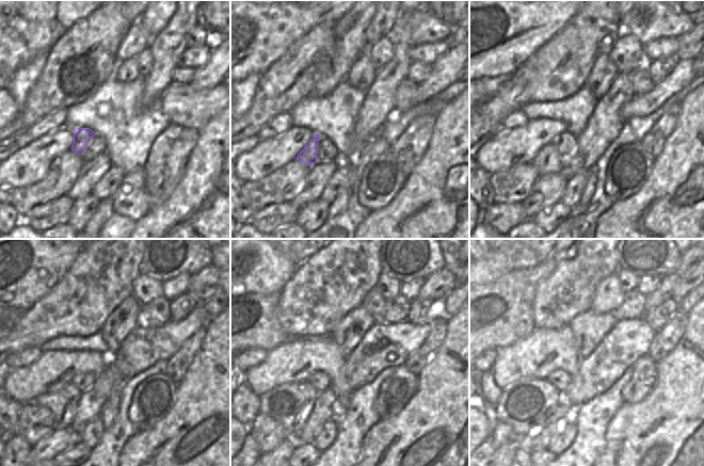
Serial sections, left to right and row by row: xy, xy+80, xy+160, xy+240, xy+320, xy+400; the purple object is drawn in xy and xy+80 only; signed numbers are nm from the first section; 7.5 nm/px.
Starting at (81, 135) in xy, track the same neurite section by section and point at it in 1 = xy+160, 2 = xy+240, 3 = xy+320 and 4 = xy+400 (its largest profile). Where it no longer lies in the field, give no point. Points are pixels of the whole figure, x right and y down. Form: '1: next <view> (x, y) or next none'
1: next xy+160 (547, 161)
2: next xy+240 (62, 403)
3: next xy+320 (290, 404)
4: next xy+400 (525, 406)

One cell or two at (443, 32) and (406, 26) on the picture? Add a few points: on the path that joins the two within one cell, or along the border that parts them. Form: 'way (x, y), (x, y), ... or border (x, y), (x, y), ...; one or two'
way (434, 31), (424, 27), (415, 27); one

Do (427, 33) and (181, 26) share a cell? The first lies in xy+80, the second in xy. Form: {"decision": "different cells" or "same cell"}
{"decision": "different cells"}

